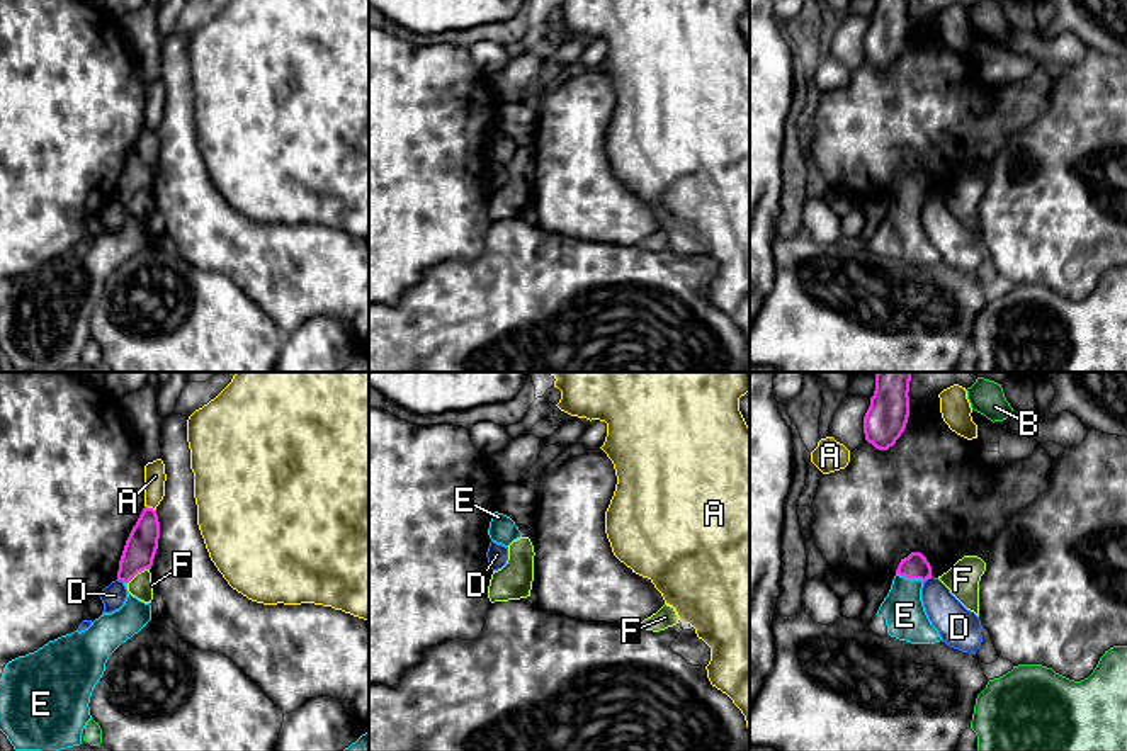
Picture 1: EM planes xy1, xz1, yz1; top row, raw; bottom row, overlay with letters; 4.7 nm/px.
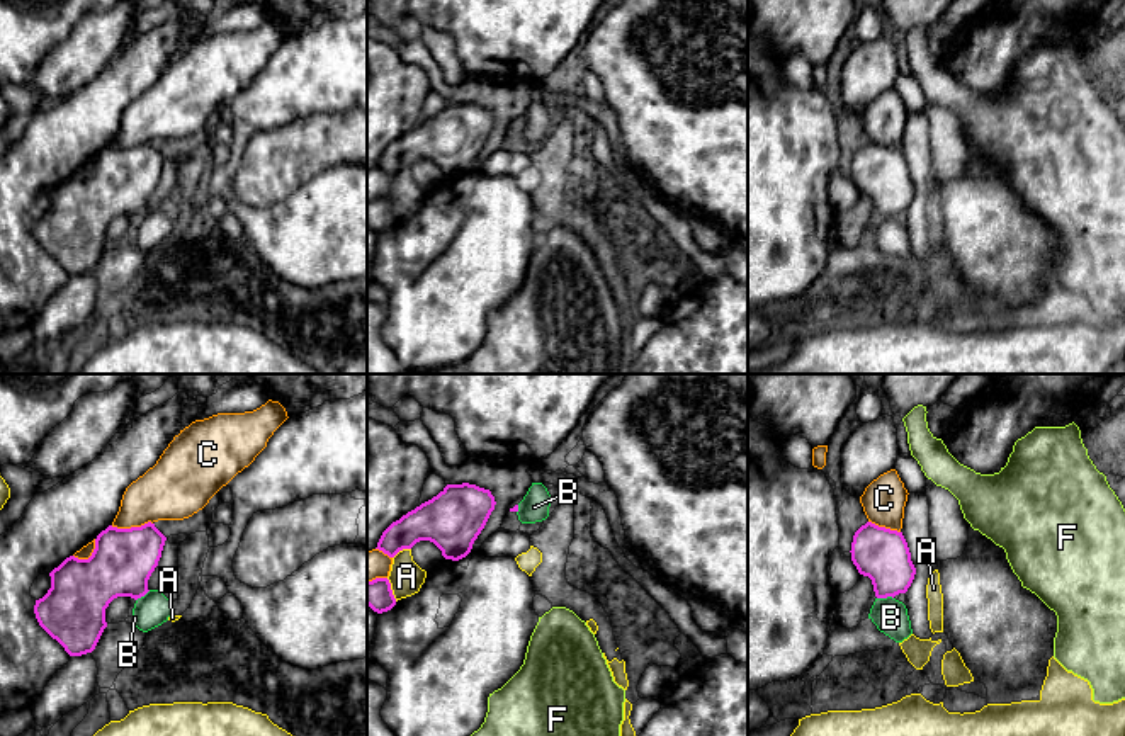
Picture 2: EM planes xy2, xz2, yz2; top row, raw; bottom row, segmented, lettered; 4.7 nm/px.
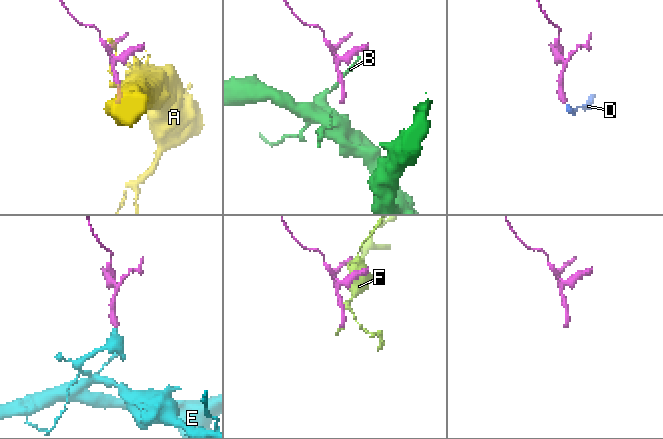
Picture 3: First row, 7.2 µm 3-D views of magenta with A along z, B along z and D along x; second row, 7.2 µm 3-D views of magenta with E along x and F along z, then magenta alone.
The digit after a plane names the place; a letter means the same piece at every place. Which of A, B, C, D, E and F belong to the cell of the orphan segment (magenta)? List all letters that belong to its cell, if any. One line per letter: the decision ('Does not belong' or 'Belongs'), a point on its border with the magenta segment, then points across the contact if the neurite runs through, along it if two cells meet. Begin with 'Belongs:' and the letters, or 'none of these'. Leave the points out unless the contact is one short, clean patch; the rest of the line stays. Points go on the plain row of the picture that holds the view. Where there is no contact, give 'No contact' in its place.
Belongs: E
A: Does not belong. Touches magenta at xz2 (401, 169)
B: Does not belong. Touches magenta at yz2 (884, 216). Boundary: yz2 (893, 216), (877, 218)
C: Does not belong. Touches magenta at xy2 (131, 147)
D: Does not belong. Touches magenta at yz1 (927, 197). Boundary: yz1 (932, 196), (923, 201)
E: Belongs. Touches magenta at yz1 (910, 197). Path across: yz1 (915, 186), (910, 197), (905, 211), (905, 235)
F: Does not belong. Touches magenta at xy1 (138, 191)

